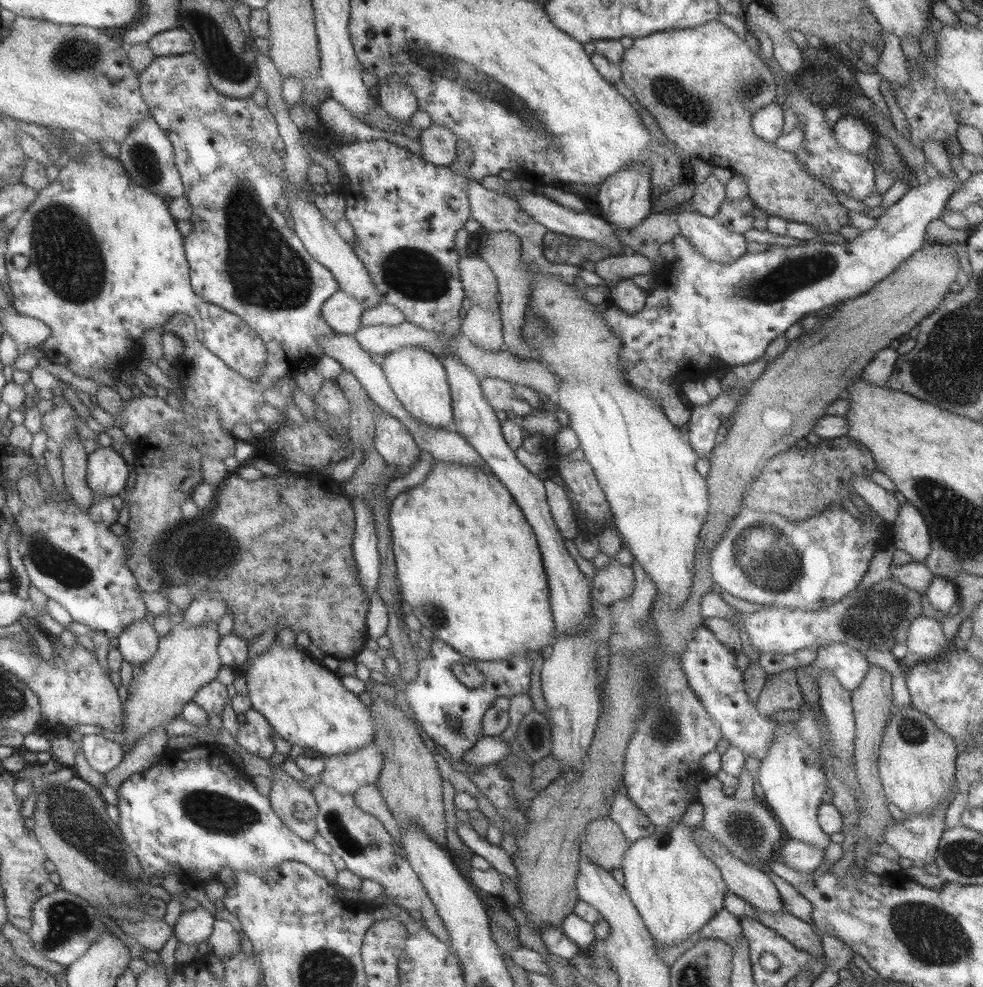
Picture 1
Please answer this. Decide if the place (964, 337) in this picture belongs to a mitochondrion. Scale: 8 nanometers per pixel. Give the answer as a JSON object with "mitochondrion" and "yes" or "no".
{"mitochondrion":"yes"}

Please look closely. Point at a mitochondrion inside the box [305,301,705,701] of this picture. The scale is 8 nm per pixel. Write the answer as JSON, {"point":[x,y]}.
{"point":[437,614]}

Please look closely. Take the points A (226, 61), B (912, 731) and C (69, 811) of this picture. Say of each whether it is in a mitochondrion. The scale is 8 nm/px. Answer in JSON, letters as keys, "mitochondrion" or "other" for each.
{"A":"mitochondrion","B":"mitochondrion","C":"mitochondrion"}

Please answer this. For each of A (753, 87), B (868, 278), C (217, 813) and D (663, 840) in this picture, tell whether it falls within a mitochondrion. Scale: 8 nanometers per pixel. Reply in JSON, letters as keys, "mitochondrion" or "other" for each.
{"A":"mitochondrion","B":"other","C":"mitochondrion","D":"other"}

